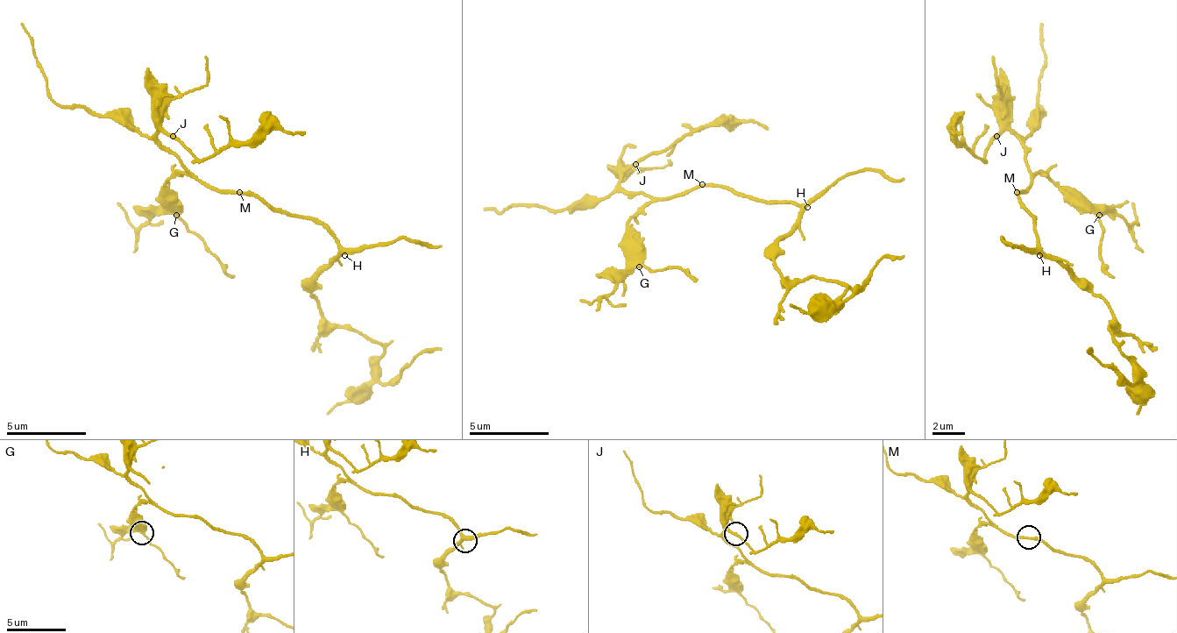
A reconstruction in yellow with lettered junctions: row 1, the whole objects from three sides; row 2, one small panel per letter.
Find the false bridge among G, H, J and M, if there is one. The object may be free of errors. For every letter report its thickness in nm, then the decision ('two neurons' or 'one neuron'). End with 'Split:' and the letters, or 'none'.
G: 360 nm | one neuron
H: 280 nm | one neuron
J: 200 nm | one neuron
M: 190 nm | one neuron
Split: none

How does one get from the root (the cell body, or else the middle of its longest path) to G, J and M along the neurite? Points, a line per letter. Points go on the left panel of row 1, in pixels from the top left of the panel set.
G: (288, 215), (272, 210), (252, 195), (232, 195), (187, 174), (176, 174), (168, 182), (168, 207), (176, 215)
J: (288, 215), (272, 210), (252, 195), (232, 195), (200, 182), (156, 138), (159, 131), (172, 135)
M: (288, 215), (272, 210), (252, 195), (244, 195), (240, 191)

